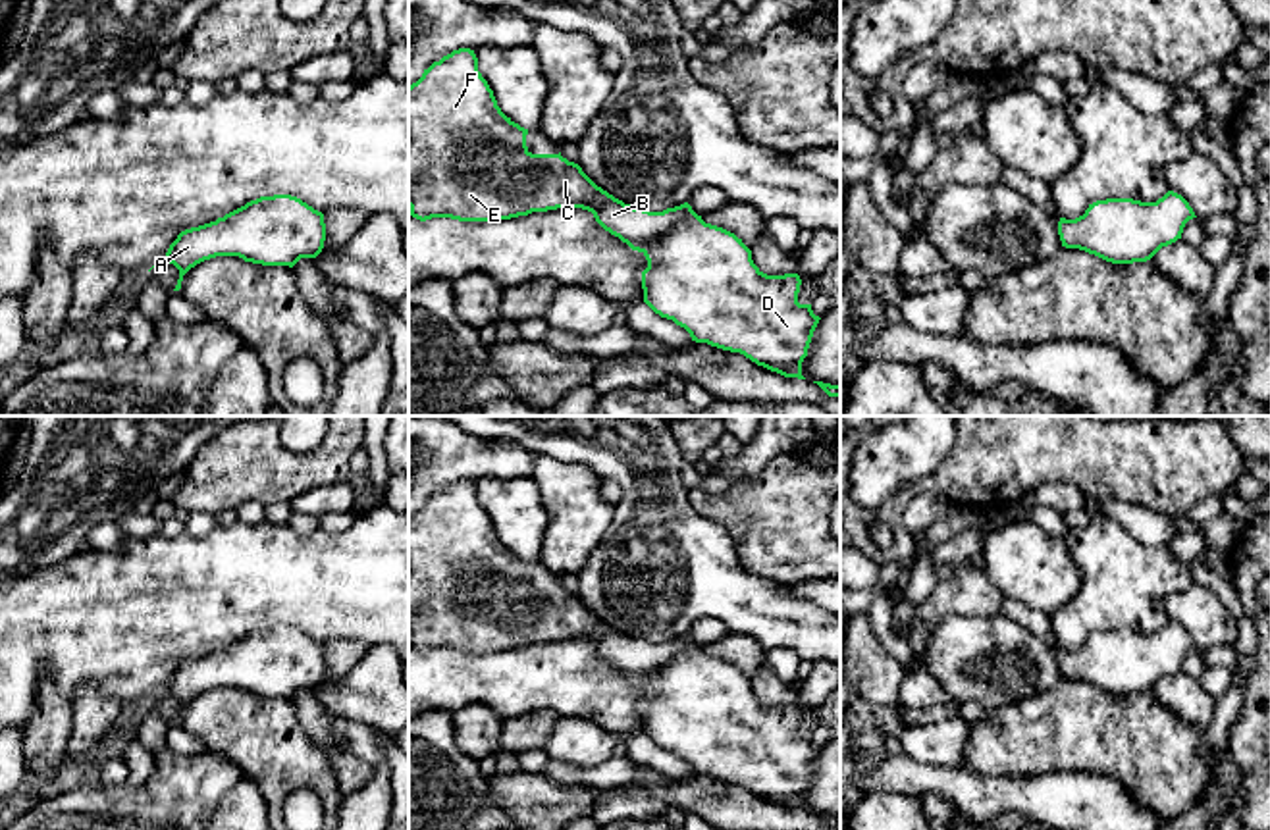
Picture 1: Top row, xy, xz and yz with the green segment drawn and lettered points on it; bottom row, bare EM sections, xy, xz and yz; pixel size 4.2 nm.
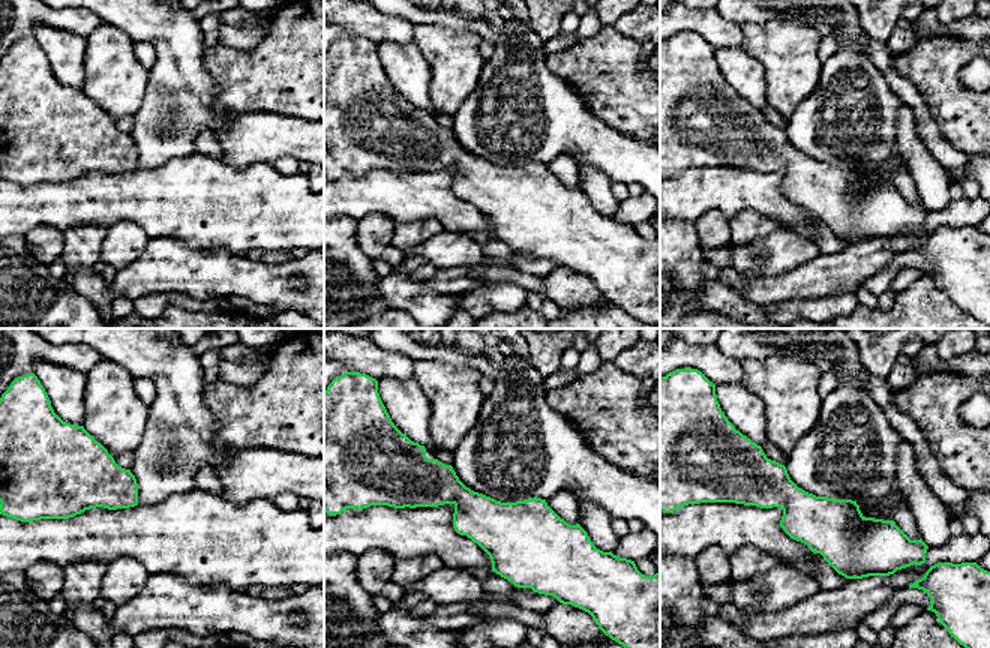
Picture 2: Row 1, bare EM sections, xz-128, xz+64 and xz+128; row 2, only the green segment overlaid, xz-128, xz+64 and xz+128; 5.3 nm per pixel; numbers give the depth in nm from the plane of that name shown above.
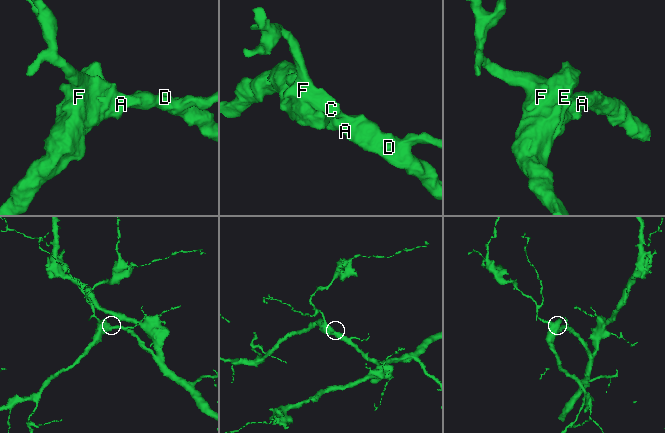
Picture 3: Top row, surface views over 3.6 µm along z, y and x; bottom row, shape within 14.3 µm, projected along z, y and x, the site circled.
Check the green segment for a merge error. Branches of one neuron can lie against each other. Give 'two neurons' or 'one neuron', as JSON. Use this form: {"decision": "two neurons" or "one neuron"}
{"decision": "two neurons"}

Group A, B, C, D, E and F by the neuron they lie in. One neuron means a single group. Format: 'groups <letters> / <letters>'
groups A B C E F / D

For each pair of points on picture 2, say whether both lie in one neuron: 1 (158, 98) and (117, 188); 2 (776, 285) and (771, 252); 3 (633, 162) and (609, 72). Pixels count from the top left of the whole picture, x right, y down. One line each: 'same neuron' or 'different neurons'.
1: different neurons
2: different neurons
3: different neurons

